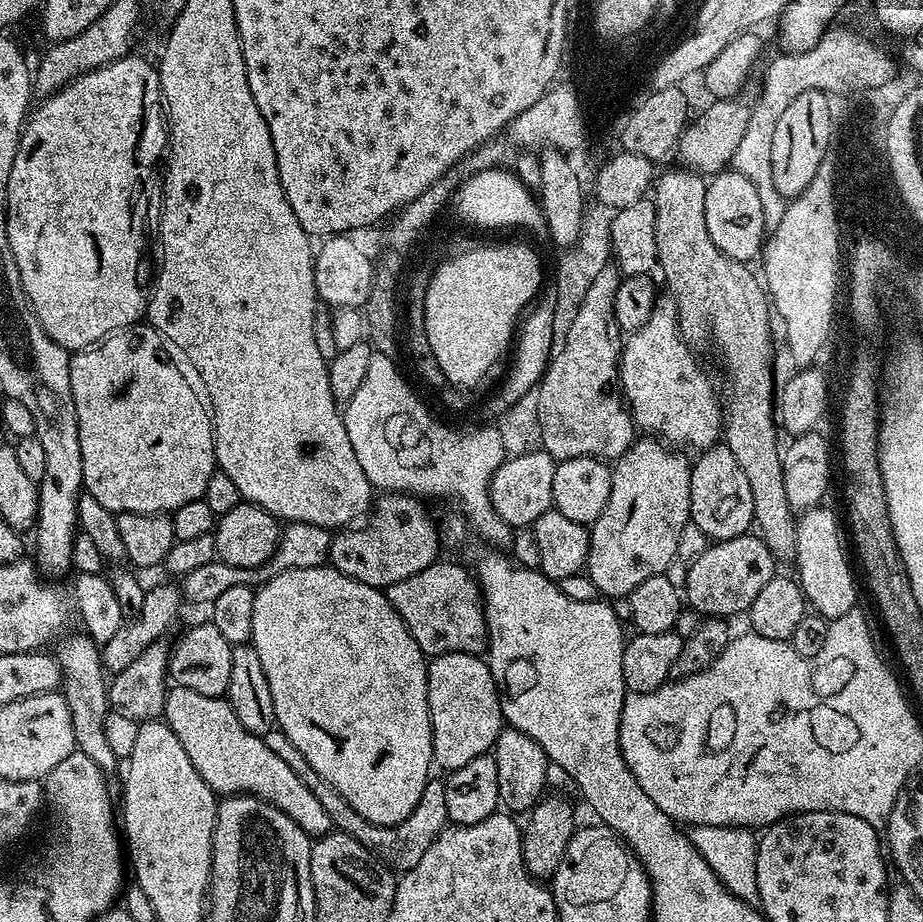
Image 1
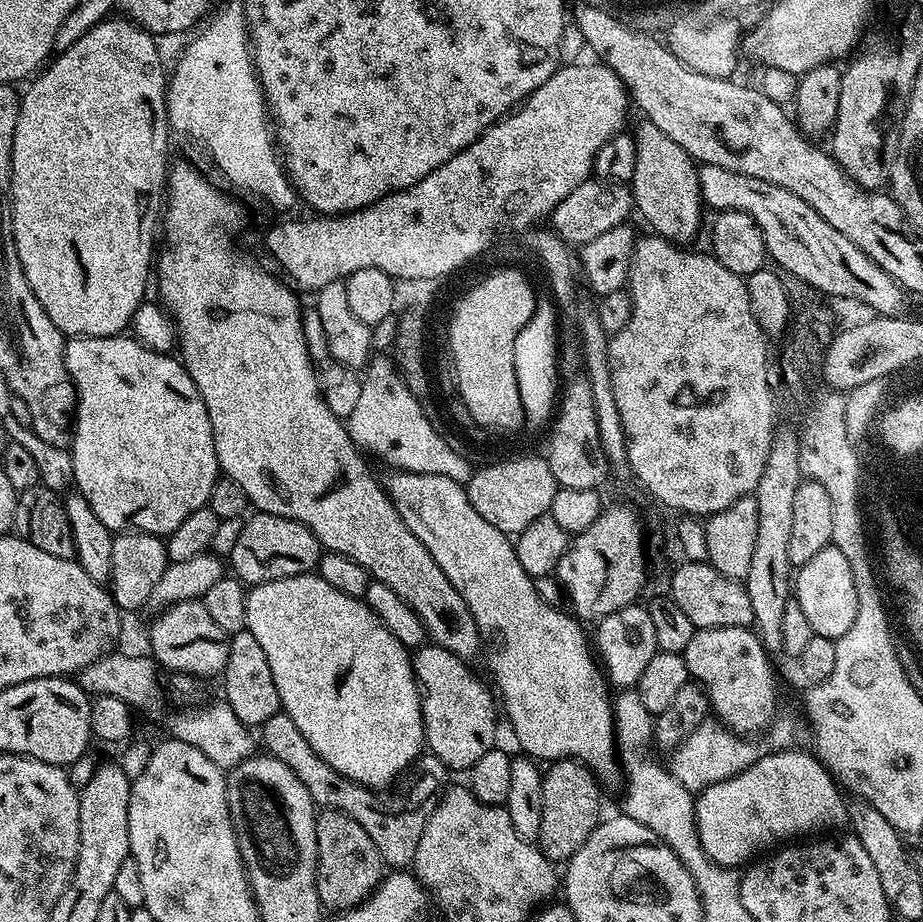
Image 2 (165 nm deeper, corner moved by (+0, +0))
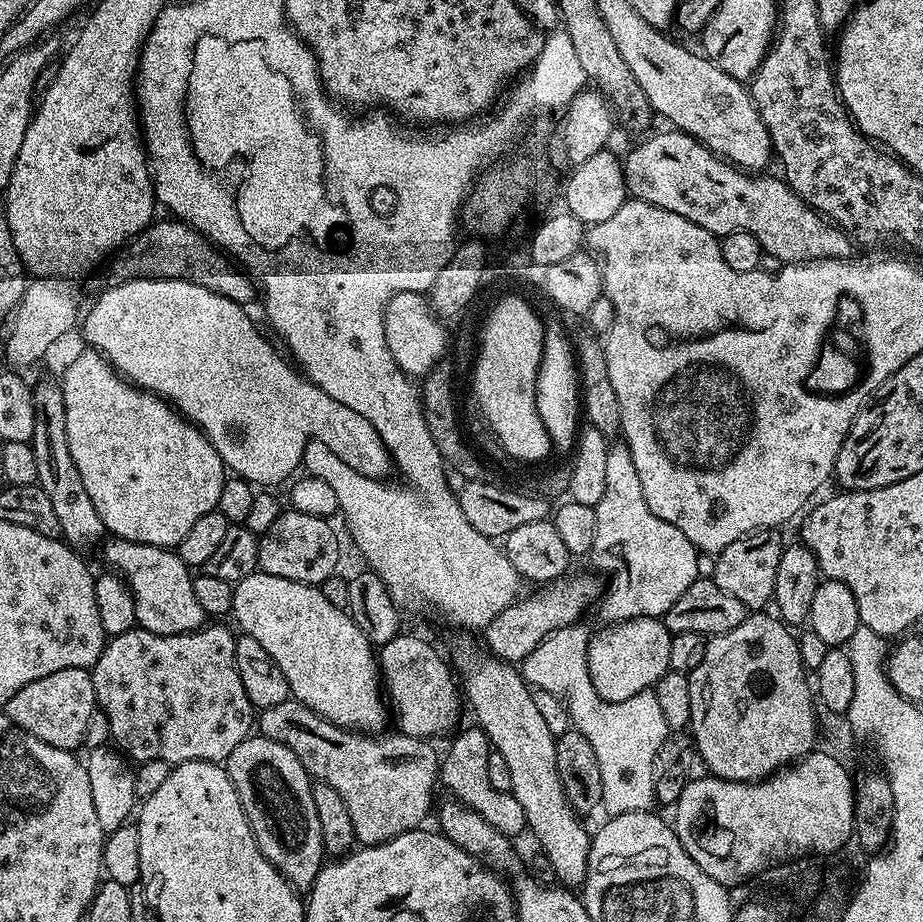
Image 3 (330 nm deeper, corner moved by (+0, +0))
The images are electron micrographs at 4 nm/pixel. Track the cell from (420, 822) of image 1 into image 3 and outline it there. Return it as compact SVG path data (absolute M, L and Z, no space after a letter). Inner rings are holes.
M291 698L259 713L258 732L289 748L313 781L326 782L326 786L334 786L342 794L361 845L381 844L403 832L419 829L433 811L432 791L438 788L438 752L436 756L427 739L403 734L365 734L343 728Z

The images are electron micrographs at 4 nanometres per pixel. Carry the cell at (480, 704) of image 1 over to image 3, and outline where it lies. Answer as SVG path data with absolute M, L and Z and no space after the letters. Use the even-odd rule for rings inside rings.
M397 634L378 648L380 679L391 719L394 724L396 720L400 727L397 729L405 736L433 738L443 732L451 733L460 720L460 704L462 708L462 692L457 677L449 661L440 657L434 645L427 644L420 636L404 635Z

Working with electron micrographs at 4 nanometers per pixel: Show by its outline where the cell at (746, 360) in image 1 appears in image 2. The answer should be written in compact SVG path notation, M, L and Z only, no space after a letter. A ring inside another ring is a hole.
M640 122L636 132L634 131L634 139L636 141L636 165L630 187L635 211L638 216L640 212L641 218L652 227L649 229L655 235L663 236L664 239L681 246L691 245L691 240L700 232L700 215L706 212L705 205L700 199L700 174L696 161L686 154L686 150L682 150L682 146L678 146L678 142L662 134L662 130L658 130L658 126L653 124Z

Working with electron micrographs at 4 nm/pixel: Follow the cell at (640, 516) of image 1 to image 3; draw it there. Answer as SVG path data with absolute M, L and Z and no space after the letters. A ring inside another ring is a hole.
M576 576L565 588L560 586L544 586L533 596L519 599L515 604L511 604L502 614L498 614L482 630L482 644L491 655L499 660L506 661L507 664L519 665L529 654L536 649L536 645L549 636L551 632L556 632L559 628L571 628L577 623L576 620L588 607L595 605L602 595L602 584L595 580L597 577Z

